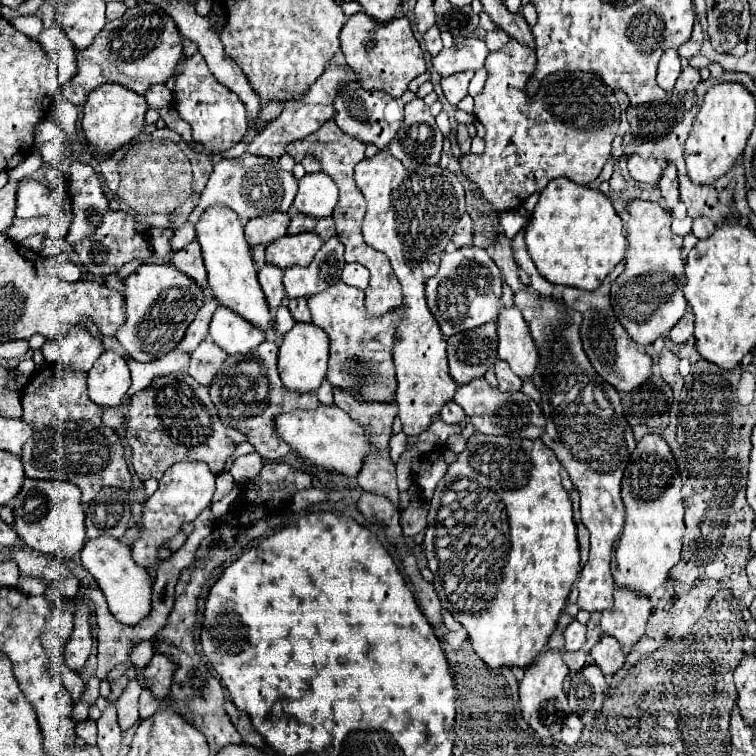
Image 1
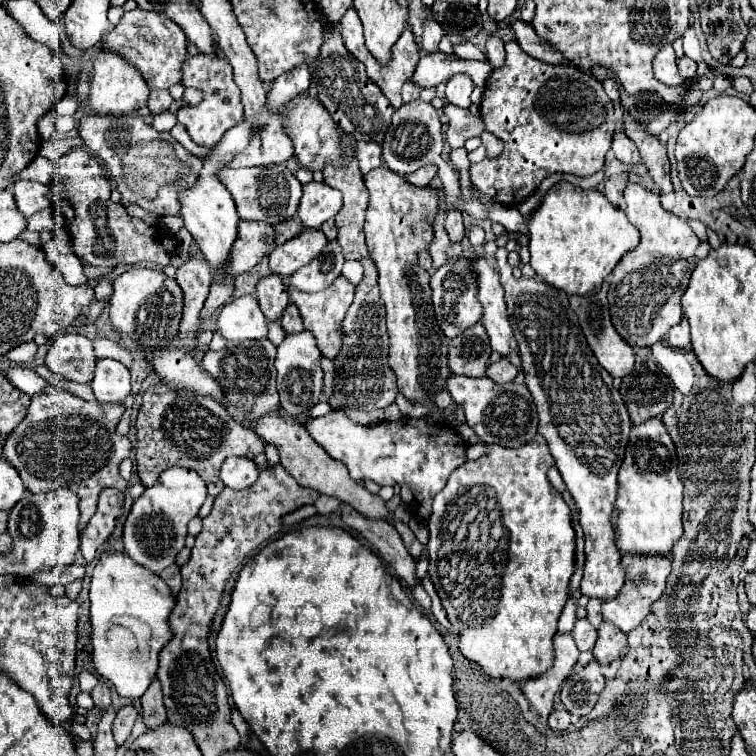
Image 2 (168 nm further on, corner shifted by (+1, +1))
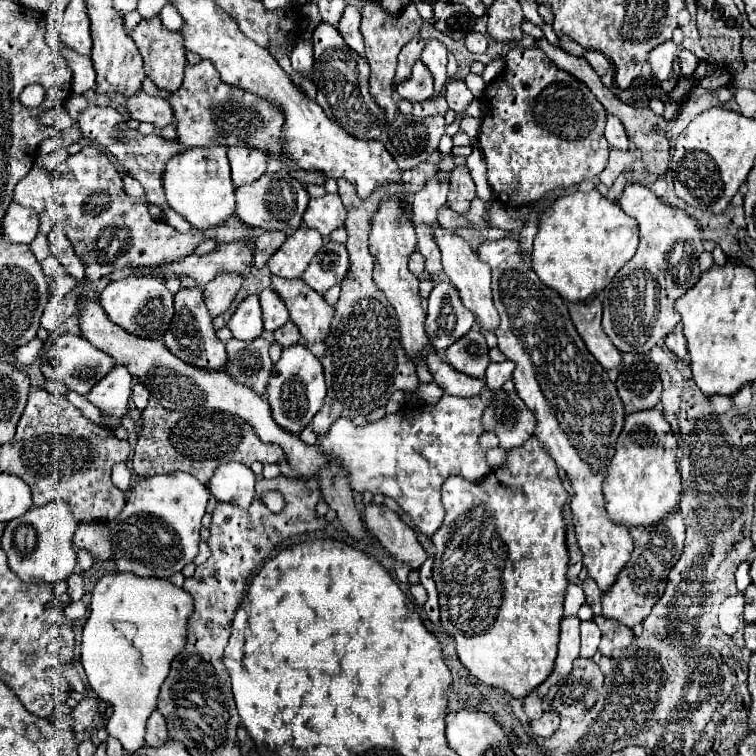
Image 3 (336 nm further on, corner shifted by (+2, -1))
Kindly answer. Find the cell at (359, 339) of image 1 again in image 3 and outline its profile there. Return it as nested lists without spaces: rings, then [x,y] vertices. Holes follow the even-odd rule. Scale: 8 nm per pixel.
[[[271,277],[271,289],[277,291],[289,309],[291,321],[299,327],[307,345],[325,341],[329,335],[335,307],[329,305],[321,293],[305,287],[301,279]]]

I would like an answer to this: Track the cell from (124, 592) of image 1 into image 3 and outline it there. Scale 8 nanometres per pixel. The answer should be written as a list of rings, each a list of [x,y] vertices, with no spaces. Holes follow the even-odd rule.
[[[109,573],[109,575],[103,575],[97,583],[95,583],[95,589],[93,589],[93,599],[91,599],[91,615],[83,627],[83,641],[81,641],[81,663],[85,667],[85,673],[87,673],[87,681],[91,685],[91,689],[105,701],[109,701],[113,705],[113,715],[109,717],[107,721],[107,733],[115,739],[121,741],[123,749],[125,751],[137,751],[141,745],[143,745],[143,735],[145,735],[145,723],[151,715],[151,711],[155,709],[157,705],[157,695],[159,695],[159,687],[163,685],[163,681],[167,679],[169,675],[169,667],[171,667],[171,661],[173,657],[177,655],[177,651],[181,651],[181,647],[185,645],[185,625],[187,625],[187,619],[193,611],[193,599],[189,593],[185,593],[181,587],[175,587],[173,583],[169,583],[167,579],[155,579],[155,577],[137,577],[133,573]]]

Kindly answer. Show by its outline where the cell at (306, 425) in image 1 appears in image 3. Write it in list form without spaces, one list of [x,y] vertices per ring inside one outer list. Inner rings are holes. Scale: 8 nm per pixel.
[[[489,389],[473,399],[443,395],[437,405],[427,403],[417,409],[399,409],[365,427],[353,425],[351,419],[337,419],[329,431],[319,437],[319,445],[347,471],[353,491],[371,491],[373,495],[381,493],[393,497],[399,507],[411,515],[415,527],[431,537],[443,521],[443,481],[451,475],[479,481],[491,471],[485,461],[485,451],[477,443],[483,433],[481,413],[491,397],[493,391]]]

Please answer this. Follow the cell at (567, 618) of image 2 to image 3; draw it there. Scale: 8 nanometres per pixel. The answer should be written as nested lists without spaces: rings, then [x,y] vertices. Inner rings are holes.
[[[569,585],[567,593],[565,593],[565,617],[577,615],[579,607],[585,603],[585,595],[581,585]]]

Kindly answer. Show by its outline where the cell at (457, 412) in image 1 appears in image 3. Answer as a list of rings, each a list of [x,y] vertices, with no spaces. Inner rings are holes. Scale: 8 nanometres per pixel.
[[[421,383],[417,395],[419,395],[421,399],[425,399],[429,404],[436,404],[437,401],[443,397],[443,391],[441,391],[441,387],[437,387],[437,383],[429,383],[429,385]]]

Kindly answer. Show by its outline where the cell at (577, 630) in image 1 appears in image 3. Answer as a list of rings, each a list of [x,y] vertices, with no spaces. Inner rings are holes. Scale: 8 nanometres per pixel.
[[[581,621],[581,657],[593,657],[597,653],[599,639],[601,631],[595,621]]]

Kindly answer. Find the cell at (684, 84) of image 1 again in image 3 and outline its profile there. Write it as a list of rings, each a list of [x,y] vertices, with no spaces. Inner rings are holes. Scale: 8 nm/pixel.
[[[681,51],[679,53],[679,65],[681,65],[681,73],[685,75],[685,77],[689,77],[693,71],[695,71],[695,67],[697,67],[697,63],[699,63],[699,59],[693,55],[693,53],[689,53],[689,51]]]

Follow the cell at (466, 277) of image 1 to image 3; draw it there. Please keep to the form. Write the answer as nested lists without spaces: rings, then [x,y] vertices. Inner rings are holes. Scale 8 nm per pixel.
[[[449,279],[437,281],[427,301],[429,339],[437,351],[445,351],[473,327],[475,315],[463,305],[457,287],[453,287]]]

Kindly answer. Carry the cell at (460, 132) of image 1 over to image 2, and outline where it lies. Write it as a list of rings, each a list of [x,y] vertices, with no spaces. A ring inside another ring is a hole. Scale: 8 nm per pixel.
[[[446,105],[444,113],[448,115],[448,143],[464,143],[470,137],[476,137],[484,131],[484,123],[480,115],[472,115],[468,109],[458,109],[454,105]]]

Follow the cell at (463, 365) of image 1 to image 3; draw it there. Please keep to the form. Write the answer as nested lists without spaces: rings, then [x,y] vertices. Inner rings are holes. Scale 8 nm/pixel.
[[[471,329],[457,343],[453,343],[445,351],[445,361],[465,375],[483,379],[485,369],[489,365],[489,349],[481,331]]]

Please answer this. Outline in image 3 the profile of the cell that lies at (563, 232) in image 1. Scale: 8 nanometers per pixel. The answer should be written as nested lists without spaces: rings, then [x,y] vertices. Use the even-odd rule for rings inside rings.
[[[597,189],[593,191],[575,191],[555,199],[539,217],[539,231],[535,235],[535,245],[531,253],[533,271],[539,279],[553,291],[557,291],[563,299],[571,303],[583,303],[595,297],[601,289],[609,285],[609,279],[635,255],[639,245],[639,227],[637,221],[623,213],[623,209],[603,197]]]

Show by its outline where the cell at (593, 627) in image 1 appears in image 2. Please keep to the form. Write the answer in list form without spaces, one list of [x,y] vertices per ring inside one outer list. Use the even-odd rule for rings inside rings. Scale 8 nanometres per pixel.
[[[590,599],[588,605],[586,605],[586,609],[588,609],[588,617],[586,617],[586,619],[588,619],[594,627],[600,627],[600,623],[602,623],[600,605],[602,605],[602,601],[598,601],[598,599]]]

